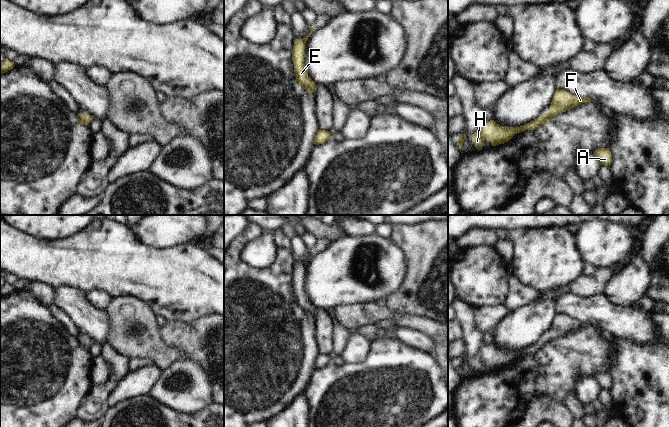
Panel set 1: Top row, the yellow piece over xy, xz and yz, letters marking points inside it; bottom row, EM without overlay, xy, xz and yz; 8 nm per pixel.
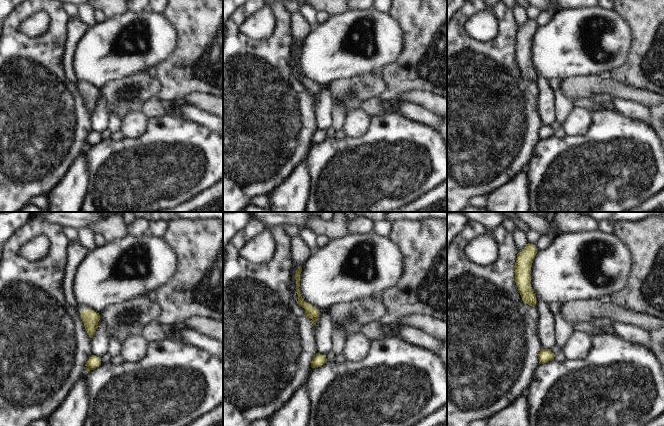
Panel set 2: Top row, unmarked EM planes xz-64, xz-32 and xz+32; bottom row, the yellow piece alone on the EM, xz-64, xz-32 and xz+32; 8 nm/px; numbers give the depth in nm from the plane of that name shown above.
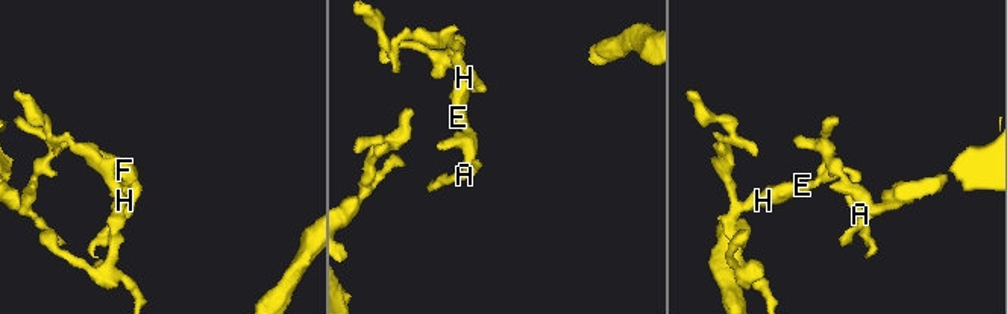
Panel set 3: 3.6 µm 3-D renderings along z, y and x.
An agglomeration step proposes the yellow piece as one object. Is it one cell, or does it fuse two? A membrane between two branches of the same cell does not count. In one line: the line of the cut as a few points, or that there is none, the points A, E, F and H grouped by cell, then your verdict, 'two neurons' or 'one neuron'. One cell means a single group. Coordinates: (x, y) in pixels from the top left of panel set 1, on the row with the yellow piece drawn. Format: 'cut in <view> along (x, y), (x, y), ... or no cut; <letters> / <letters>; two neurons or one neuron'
no cut; A E F H; one neuron

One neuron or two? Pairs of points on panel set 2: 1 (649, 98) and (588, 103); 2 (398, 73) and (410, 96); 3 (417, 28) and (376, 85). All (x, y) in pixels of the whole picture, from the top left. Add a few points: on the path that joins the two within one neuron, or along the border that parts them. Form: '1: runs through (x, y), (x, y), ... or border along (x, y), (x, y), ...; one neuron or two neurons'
1: border along (589, 96), (570, 99); two neurons
2: border along (431, 92), (408, 90), (400, 97); two neurons
3: border along (382, 79), (386, 84), (386, 88), (377, 96); two neurons

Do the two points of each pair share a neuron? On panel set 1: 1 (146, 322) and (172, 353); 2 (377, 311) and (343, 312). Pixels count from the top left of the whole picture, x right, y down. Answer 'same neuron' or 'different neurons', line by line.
1: same neuron
2: same neuron

